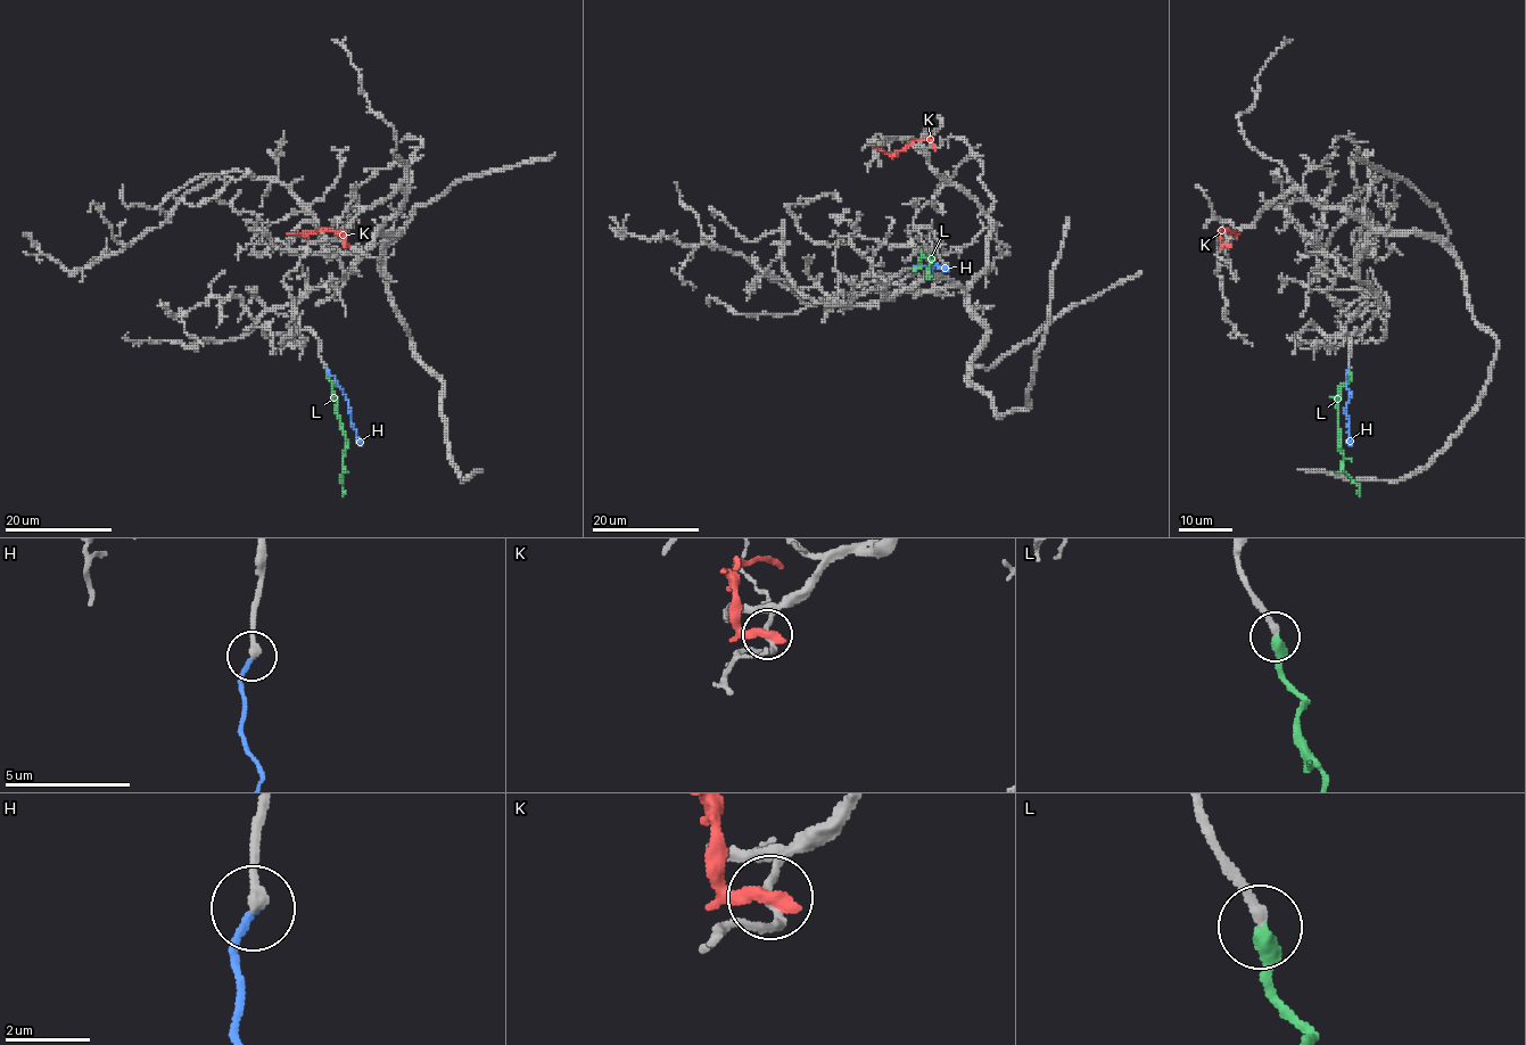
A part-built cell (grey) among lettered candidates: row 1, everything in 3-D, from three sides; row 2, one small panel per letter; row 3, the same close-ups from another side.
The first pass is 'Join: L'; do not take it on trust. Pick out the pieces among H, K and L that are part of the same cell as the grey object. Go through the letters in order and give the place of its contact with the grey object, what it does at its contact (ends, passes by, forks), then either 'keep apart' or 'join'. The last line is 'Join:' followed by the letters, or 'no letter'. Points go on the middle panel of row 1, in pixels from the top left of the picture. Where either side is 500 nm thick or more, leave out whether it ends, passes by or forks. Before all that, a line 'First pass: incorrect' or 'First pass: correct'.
First pass: correct
H: (913, 268) | it ends | keep apart
K: (933, 147) | it ends | keep apart
L: (914, 268) | it ends | join
Join: L

